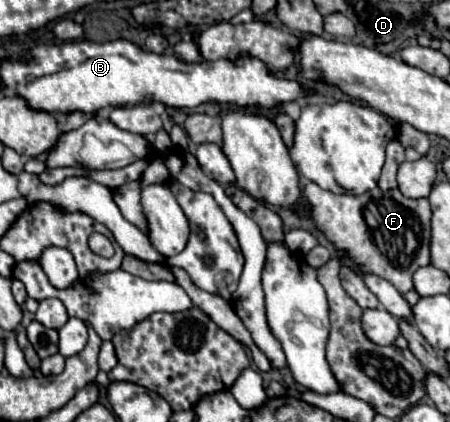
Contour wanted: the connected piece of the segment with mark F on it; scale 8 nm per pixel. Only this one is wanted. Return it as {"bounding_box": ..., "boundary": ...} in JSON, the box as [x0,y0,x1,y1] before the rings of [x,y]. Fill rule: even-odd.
{"bounding_box":[303,184,431,292],"boundary":[[[307,184],[303,188],[305,200],[311,204],[311,218],[315,220],[315,226],[327,236],[331,244],[345,250],[363,270],[377,274],[385,280],[389,280],[399,292],[413,290],[413,274],[431,264],[431,206],[427,198],[405,198],[399,190],[383,192],[381,188],[373,188],[361,196],[349,196],[349,194],[333,194],[317,184]]]}

